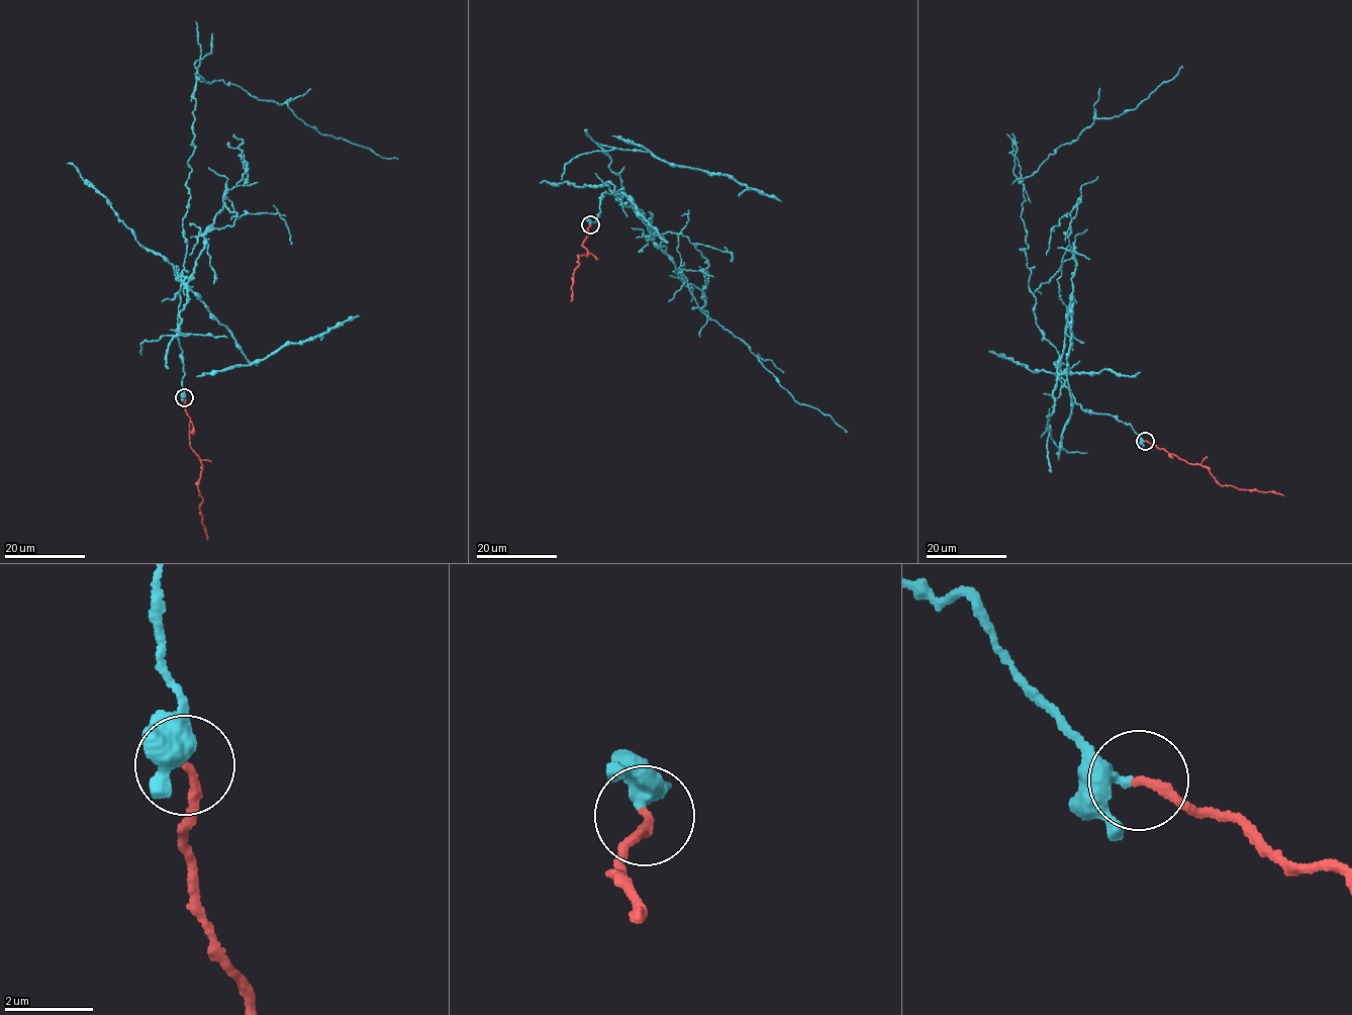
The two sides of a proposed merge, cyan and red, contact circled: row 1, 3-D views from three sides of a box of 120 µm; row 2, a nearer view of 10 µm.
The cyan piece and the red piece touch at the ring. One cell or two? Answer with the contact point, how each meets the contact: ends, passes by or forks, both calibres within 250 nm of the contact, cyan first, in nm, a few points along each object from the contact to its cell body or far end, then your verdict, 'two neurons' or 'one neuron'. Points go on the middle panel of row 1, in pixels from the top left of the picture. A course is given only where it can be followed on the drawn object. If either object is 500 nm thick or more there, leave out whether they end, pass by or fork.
(590, 224) | cyan ends | red ends | 400/200 nm | cyan via (589, 224), (604, 192), (642, 210), (702, 312), (746, 344), (793, 397), (848, 432) | red via (589, 224), (582, 246), (588, 254), (578, 256), (571, 301) | two neurons

